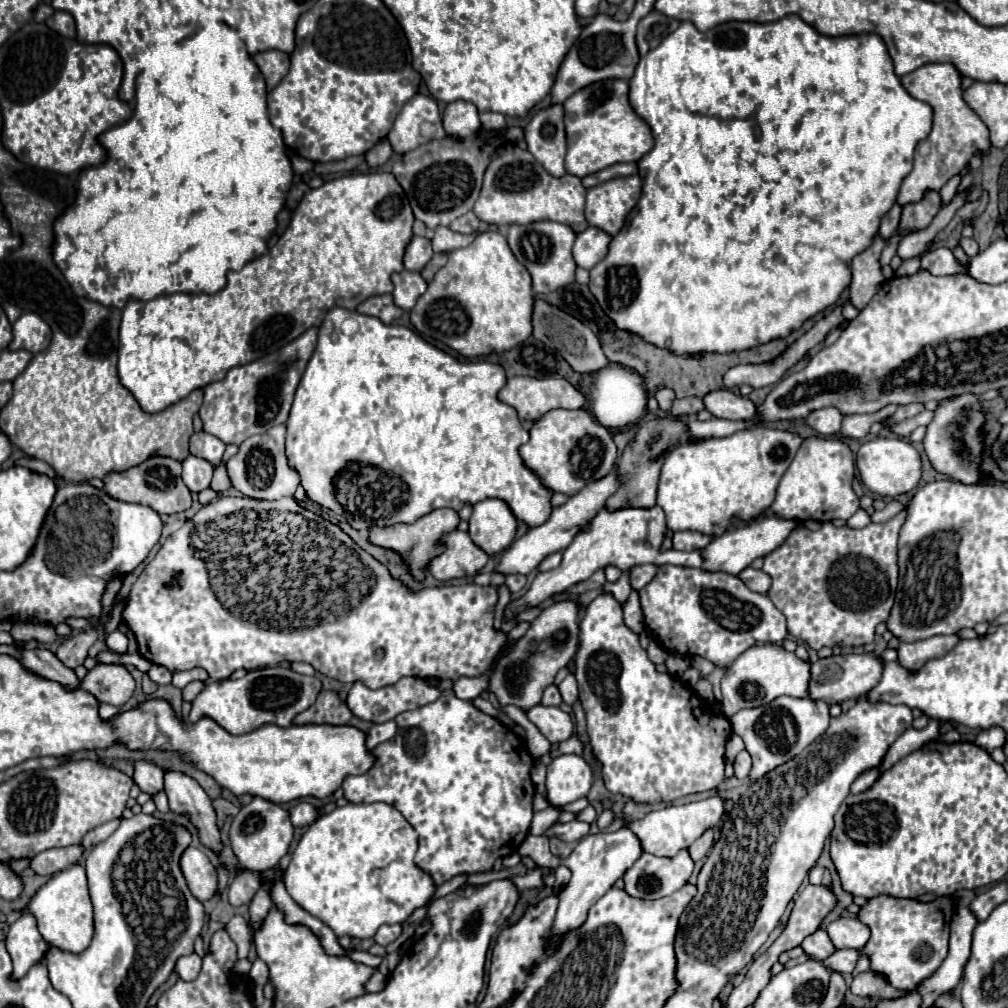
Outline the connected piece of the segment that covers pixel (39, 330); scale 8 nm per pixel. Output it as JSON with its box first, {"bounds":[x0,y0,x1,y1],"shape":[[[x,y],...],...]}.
{"bounds":[11,312,51,354],"shape":[[[25,312],[13,324],[11,350],[29,350],[39,354],[51,342],[51,328],[37,312]]]}

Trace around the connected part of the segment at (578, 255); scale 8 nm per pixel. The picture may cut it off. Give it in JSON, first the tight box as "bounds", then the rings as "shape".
{"bounds":[573,226,611,270],"shape":[[[589,226],[583,232],[579,232],[573,244],[573,260],[577,262],[577,266],[587,270],[593,268],[607,254],[609,240],[611,236],[595,226]]]}

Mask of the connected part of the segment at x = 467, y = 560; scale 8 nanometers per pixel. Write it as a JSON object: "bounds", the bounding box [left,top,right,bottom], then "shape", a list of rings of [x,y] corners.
{"bounds":[427,530,489,580],"shape":[[[453,530],[441,536],[441,544],[445,550],[433,556],[427,564],[427,570],[437,580],[453,580],[475,576],[489,560],[489,556],[473,544],[467,532]]]}

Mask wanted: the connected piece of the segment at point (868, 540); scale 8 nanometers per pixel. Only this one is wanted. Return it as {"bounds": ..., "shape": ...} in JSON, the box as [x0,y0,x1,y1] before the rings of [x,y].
{"bounds":[763,510,907,648],"shape":[[[901,510],[889,522],[869,524],[861,530],[835,528],[831,522],[825,522],[821,530],[811,532],[805,526],[791,532],[791,536],[775,552],[765,556],[763,570],[773,578],[773,604],[785,614],[787,630],[799,642],[805,642],[809,648],[823,648],[841,642],[843,646],[863,646],[873,642],[875,628],[879,622],[885,622],[891,614],[895,602],[895,590],[899,580],[897,564],[897,540],[899,530],[907,518],[907,510]]]}

